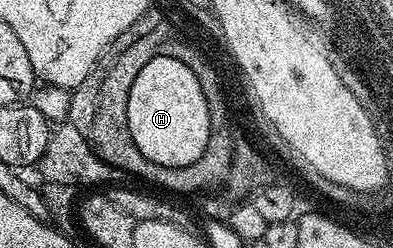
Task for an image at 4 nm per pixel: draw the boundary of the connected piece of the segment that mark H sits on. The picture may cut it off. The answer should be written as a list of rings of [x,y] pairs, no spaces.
[[[153,55],[139,70],[127,98],[127,126],[143,157],[159,166],[183,167],[195,162],[209,141],[209,105],[206,89],[184,60]]]

